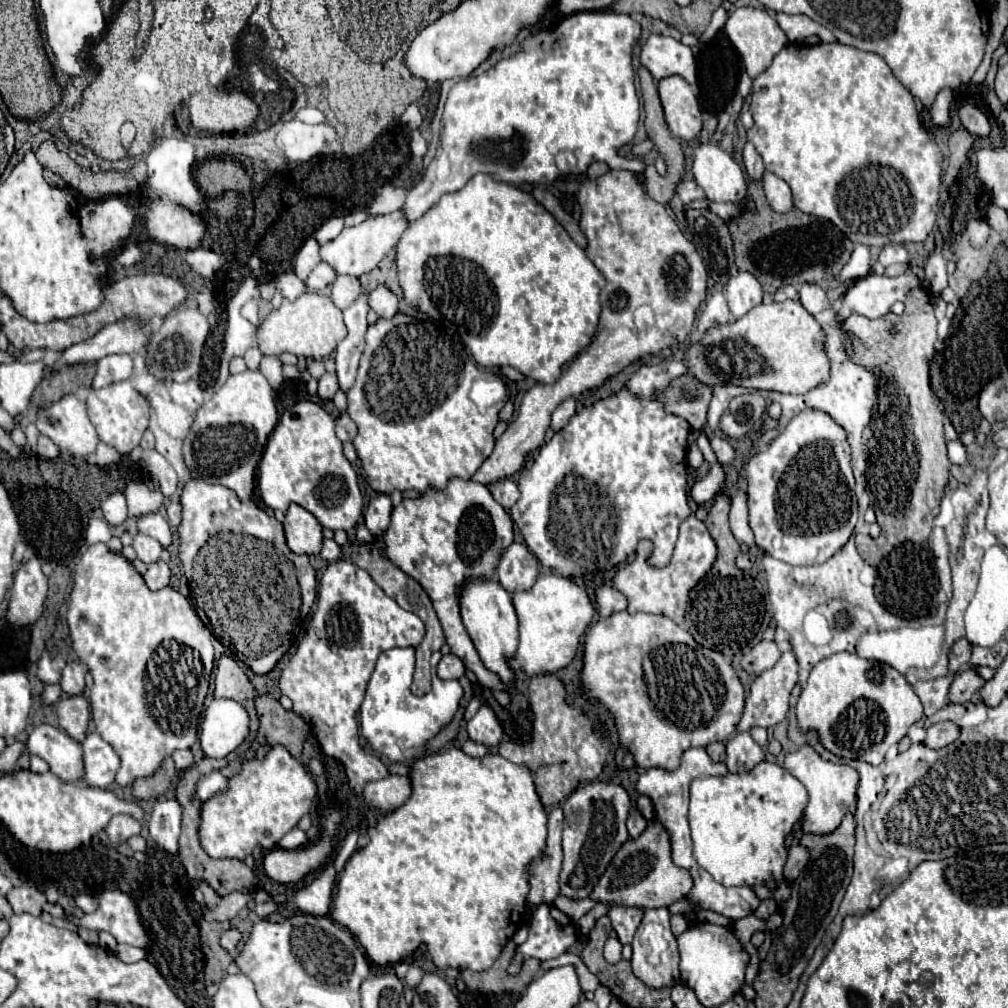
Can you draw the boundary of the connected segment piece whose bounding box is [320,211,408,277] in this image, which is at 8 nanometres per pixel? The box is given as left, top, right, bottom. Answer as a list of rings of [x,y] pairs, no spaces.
[[[394,211],[380,217],[368,217],[364,223],[344,229],[336,239],[324,243],[320,247],[320,259],[328,263],[336,275],[354,275],[360,277],[378,267],[378,263],[394,249],[398,237],[406,231],[408,219],[404,211]]]

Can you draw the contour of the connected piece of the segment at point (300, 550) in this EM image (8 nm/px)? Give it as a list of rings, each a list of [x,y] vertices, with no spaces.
[[[290,505],[284,521],[286,543],[298,555],[318,555],[322,551],[322,525],[318,519],[302,509],[300,505]]]

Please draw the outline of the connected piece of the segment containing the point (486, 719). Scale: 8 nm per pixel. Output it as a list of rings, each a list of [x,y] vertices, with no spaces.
[[[486,705],[468,721],[468,735],[474,743],[482,743],[488,749],[494,749],[502,739],[502,727],[494,715],[494,711]]]

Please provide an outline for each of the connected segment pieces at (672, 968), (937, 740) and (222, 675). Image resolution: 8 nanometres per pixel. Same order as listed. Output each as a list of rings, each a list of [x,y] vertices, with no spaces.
[[[644,909],[644,919],[634,935],[632,941],[634,955],[630,959],[634,975],[646,983],[650,989],[662,989],[662,987],[674,987],[680,981],[680,969],[678,969],[678,945],[676,937],[670,929],[670,913],[668,909]]]
[[[944,721],[944,723],[936,723],[926,731],[926,741],[924,745],[930,749],[942,749],[950,743],[954,743],[960,737],[960,727],[952,721]]]
[[[222,657],[218,661],[218,673],[216,673],[216,697],[230,697],[246,707],[250,713],[250,741],[256,739],[258,735],[258,715],[256,715],[256,687],[250,683],[246,677],[244,669],[236,663],[232,657]]]

